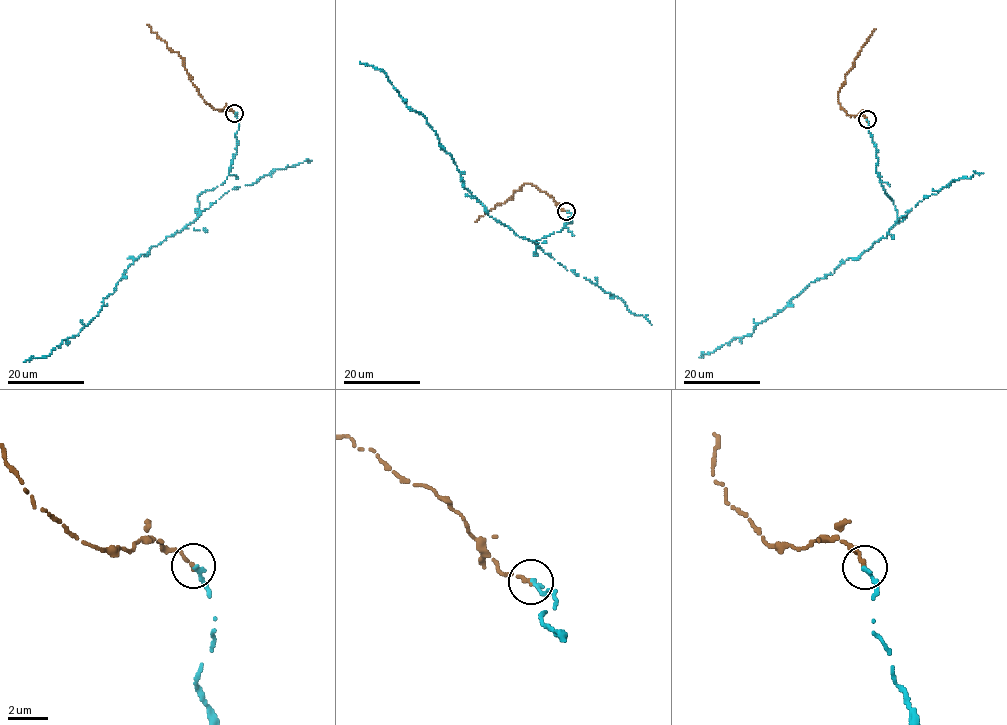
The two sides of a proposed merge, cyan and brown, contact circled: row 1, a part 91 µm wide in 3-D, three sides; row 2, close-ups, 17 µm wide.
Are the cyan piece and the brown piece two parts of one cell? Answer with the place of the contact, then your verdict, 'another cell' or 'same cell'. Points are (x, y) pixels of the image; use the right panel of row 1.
(867, 119) | same cell

